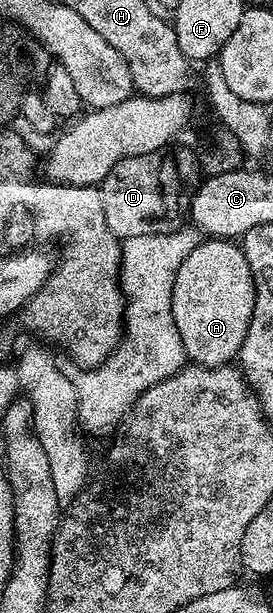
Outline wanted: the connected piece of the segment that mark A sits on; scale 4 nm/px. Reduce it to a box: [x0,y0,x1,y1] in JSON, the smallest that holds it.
[171,240,256,366]

